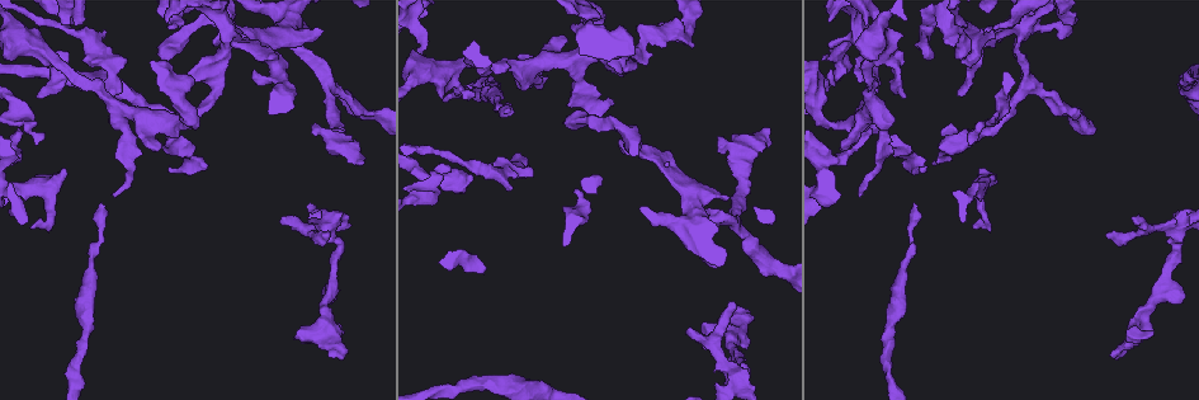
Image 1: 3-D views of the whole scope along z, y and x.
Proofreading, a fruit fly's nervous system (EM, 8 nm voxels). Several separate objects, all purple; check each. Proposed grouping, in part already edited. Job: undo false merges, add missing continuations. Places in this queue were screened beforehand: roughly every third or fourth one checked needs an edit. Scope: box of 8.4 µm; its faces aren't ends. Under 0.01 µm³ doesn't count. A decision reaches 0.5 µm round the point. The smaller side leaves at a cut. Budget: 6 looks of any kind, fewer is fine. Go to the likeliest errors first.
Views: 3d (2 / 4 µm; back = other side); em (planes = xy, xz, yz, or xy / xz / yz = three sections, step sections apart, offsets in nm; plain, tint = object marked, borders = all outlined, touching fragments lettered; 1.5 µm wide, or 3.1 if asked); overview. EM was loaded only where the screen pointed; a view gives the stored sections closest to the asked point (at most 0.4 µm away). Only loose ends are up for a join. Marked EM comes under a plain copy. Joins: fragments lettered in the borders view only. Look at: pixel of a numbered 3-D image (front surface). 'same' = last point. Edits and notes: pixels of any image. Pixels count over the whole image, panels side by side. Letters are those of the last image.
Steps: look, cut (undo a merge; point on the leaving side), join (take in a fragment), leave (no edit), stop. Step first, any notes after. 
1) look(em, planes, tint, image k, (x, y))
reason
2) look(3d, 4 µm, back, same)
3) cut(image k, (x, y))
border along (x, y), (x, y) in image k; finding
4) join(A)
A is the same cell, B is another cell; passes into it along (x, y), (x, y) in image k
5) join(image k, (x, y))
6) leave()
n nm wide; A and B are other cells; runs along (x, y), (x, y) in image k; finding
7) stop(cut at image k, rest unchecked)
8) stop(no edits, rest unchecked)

look(3d, 2 µm, image 1, (732, 301))
branch stops here

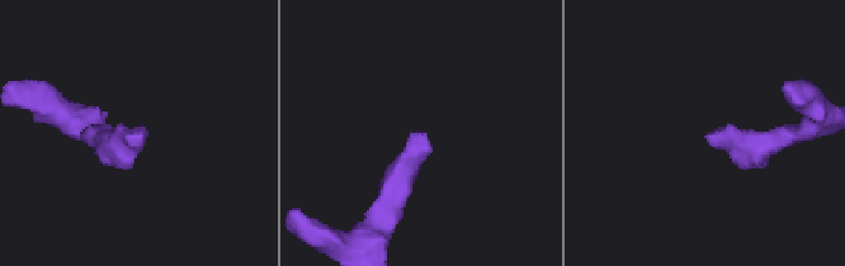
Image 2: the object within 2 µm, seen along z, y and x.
look(em, xz, step 4, borders, image 2, (134, 135))

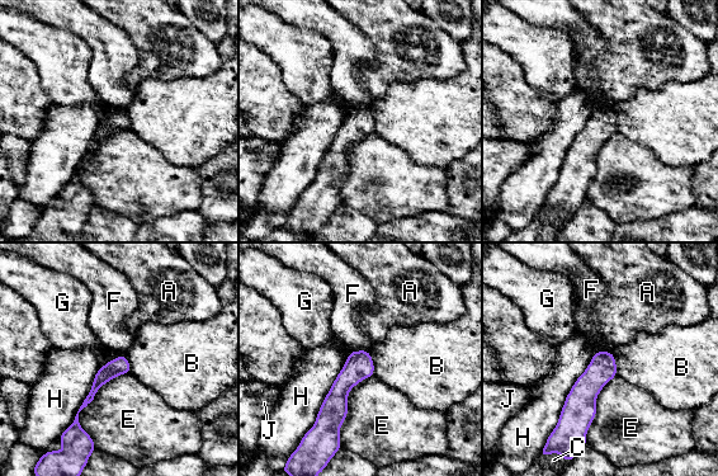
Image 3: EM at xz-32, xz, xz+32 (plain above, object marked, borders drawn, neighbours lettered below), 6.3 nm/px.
leave()
H touches over 600 nm; A, B, C, E, F, G, H and J are other cells; runs along (364, 353), (338, 394), (334, 436) in image 3; none of them fits

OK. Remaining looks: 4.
look(3d, 2 µm, back, image 1, (38, 97))
branch stops here

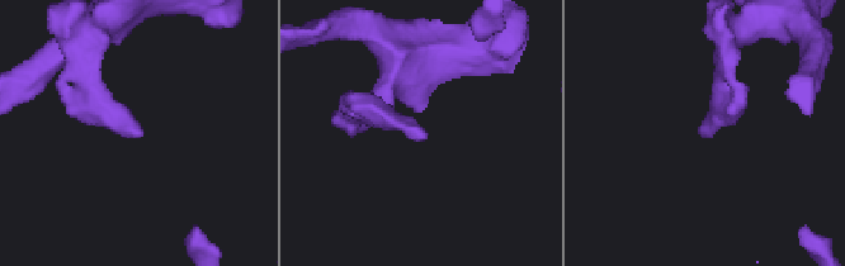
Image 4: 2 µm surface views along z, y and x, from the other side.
look(em, yz, step 4, tint, image 4, (137, 134))

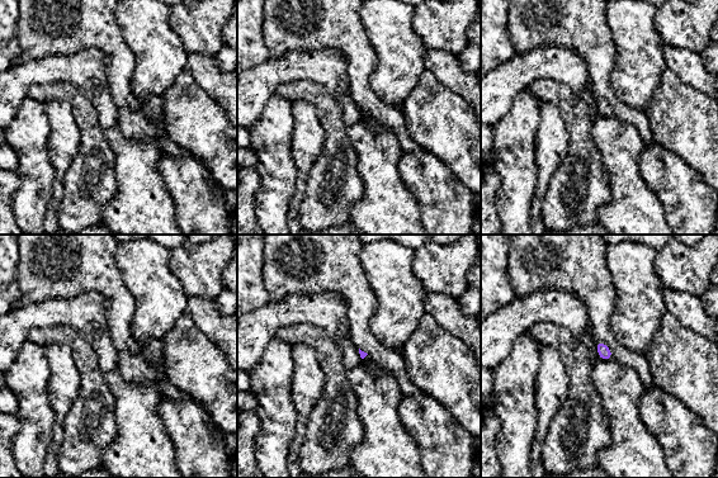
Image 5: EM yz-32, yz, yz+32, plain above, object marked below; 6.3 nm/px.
look(em, planes, borders, same)
cut it another way

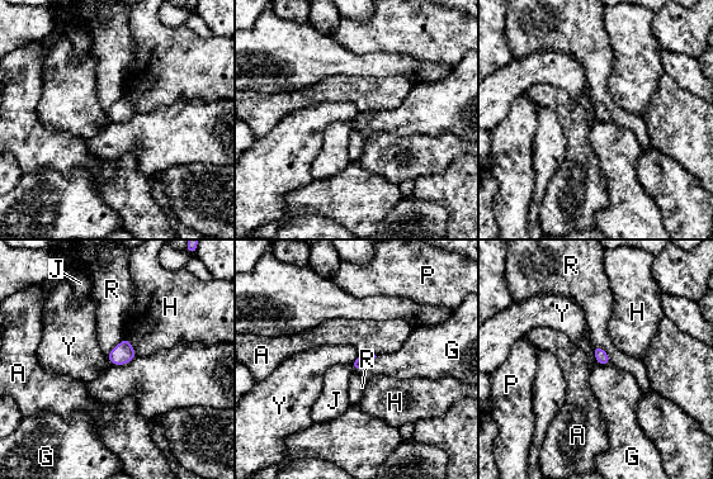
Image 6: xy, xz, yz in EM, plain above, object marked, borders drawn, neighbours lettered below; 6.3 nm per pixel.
leave()
A, G, H, J, P, R and Y are other cells; border along (593, 346), (593, 354), (599, 364) in image 6; none of them fits

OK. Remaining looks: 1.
stop(no edits, rest unchecked)

